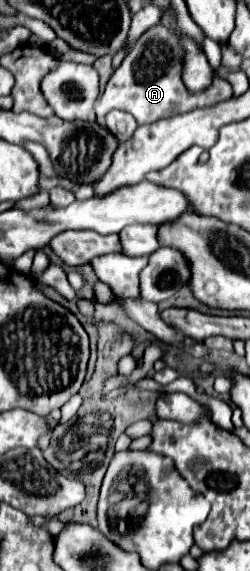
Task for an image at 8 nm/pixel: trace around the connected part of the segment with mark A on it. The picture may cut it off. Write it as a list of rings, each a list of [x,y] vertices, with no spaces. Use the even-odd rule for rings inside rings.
[[[164,24],[152,26],[132,44],[126,58],[108,80],[102,98],[96,102],[98,122],[102,122],[110,110],[124,110],[130,112],[140,126],[144,126],[180,112],[190,112],[192,108],[204,108],[232,98],[232,86],[218,74],[214,74],[212,88],[204,88],[204,92],[188,92],[180,80],[182,68],[184,48],[180,48],[180,34]]]

